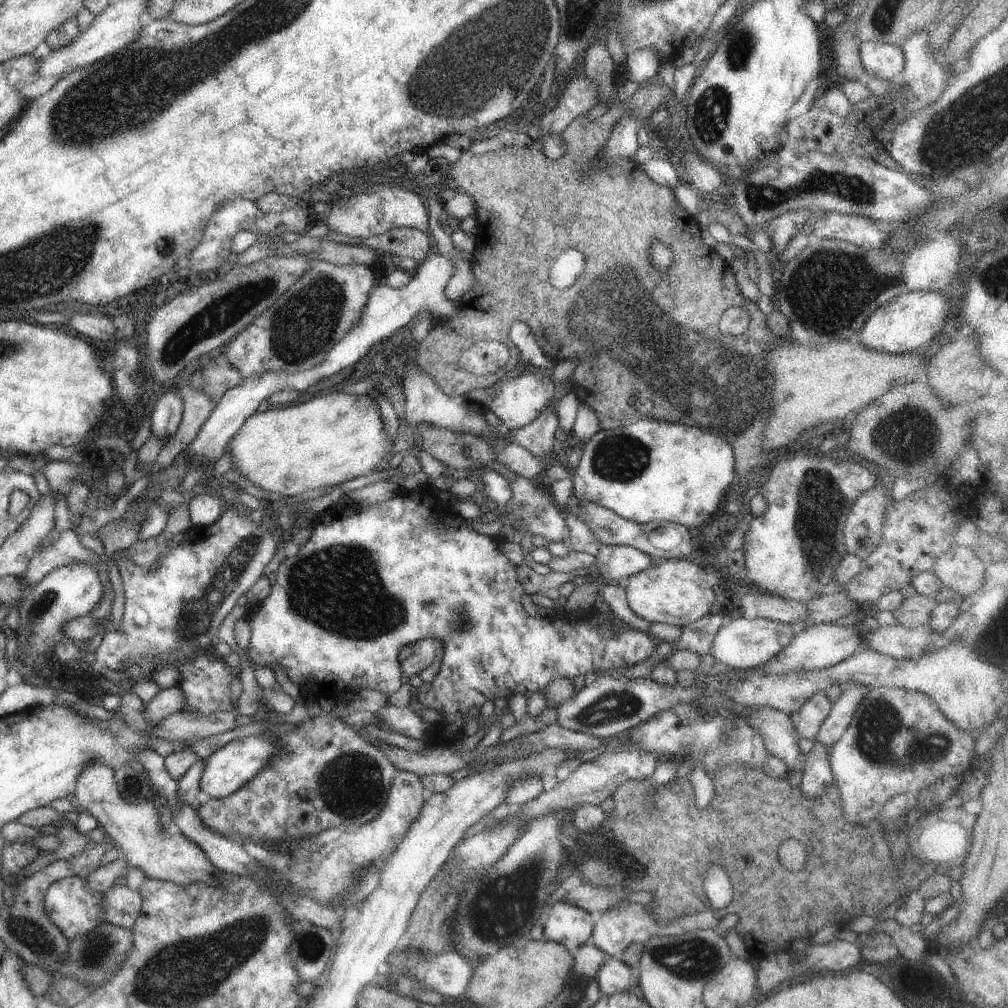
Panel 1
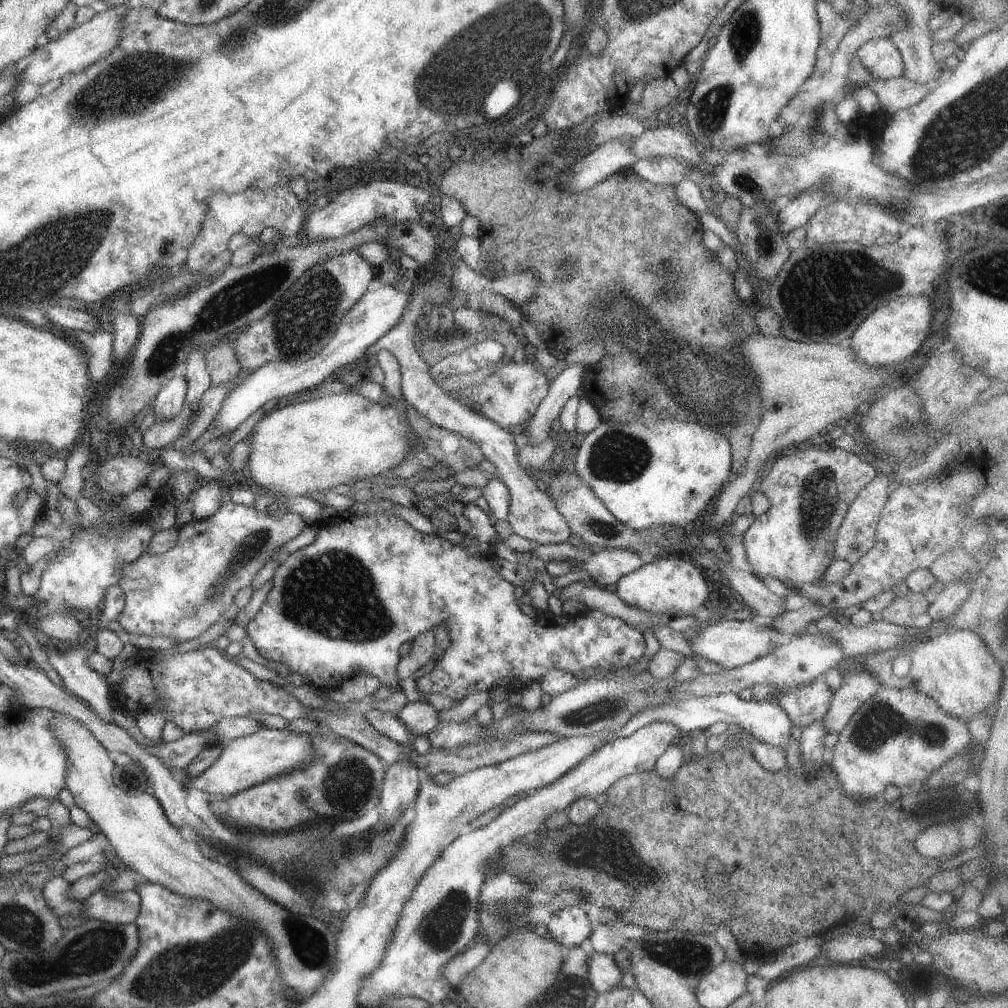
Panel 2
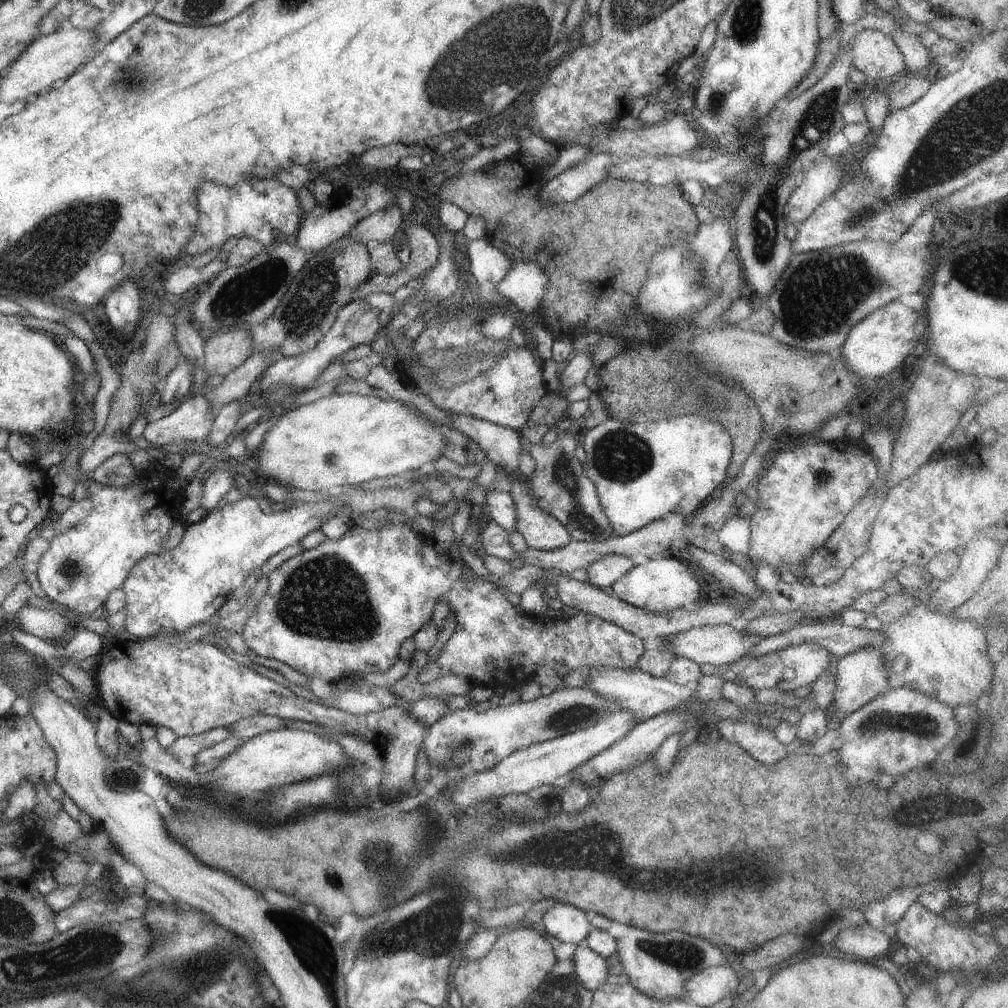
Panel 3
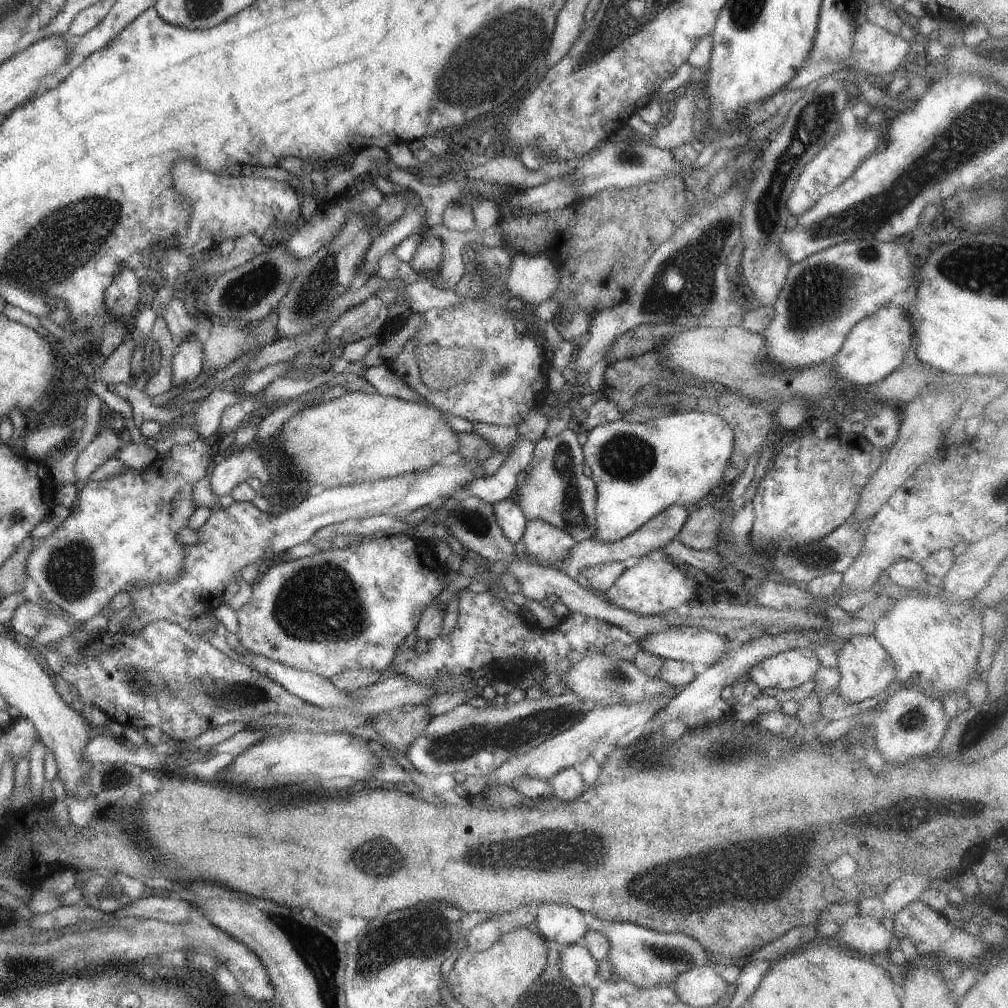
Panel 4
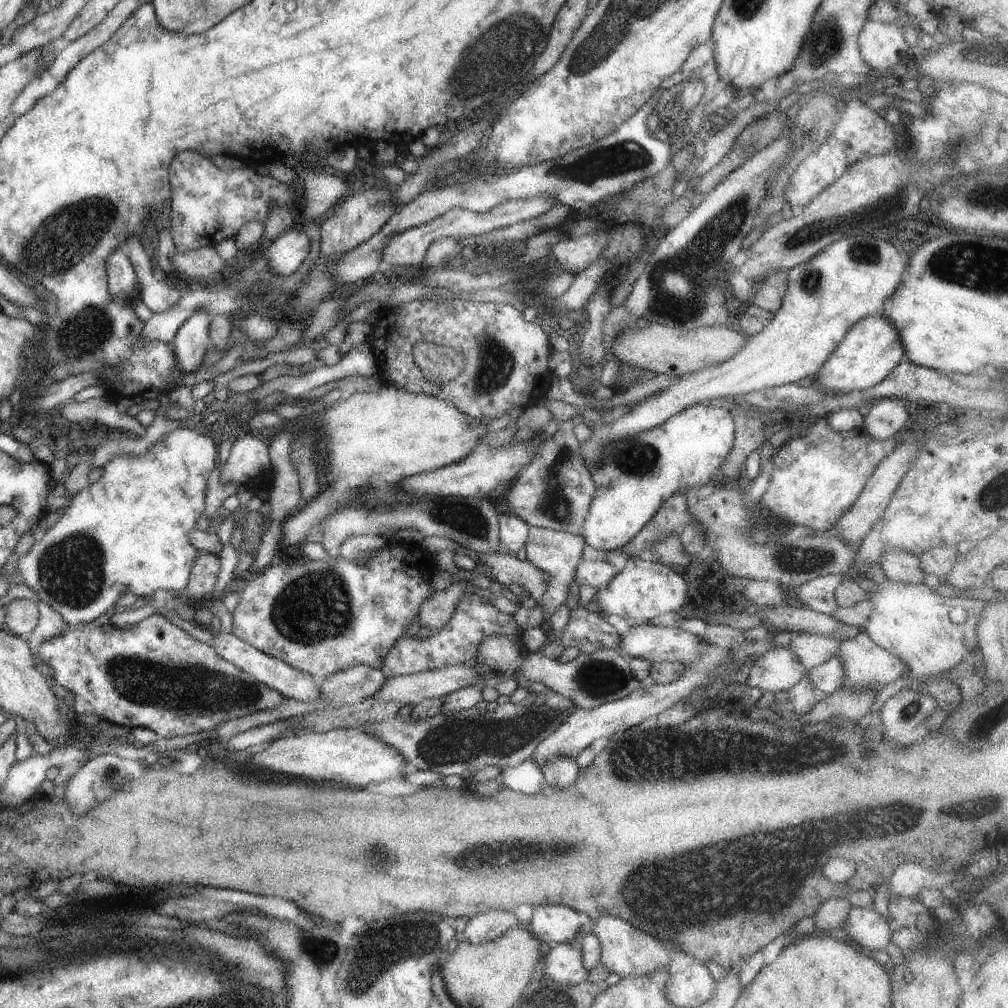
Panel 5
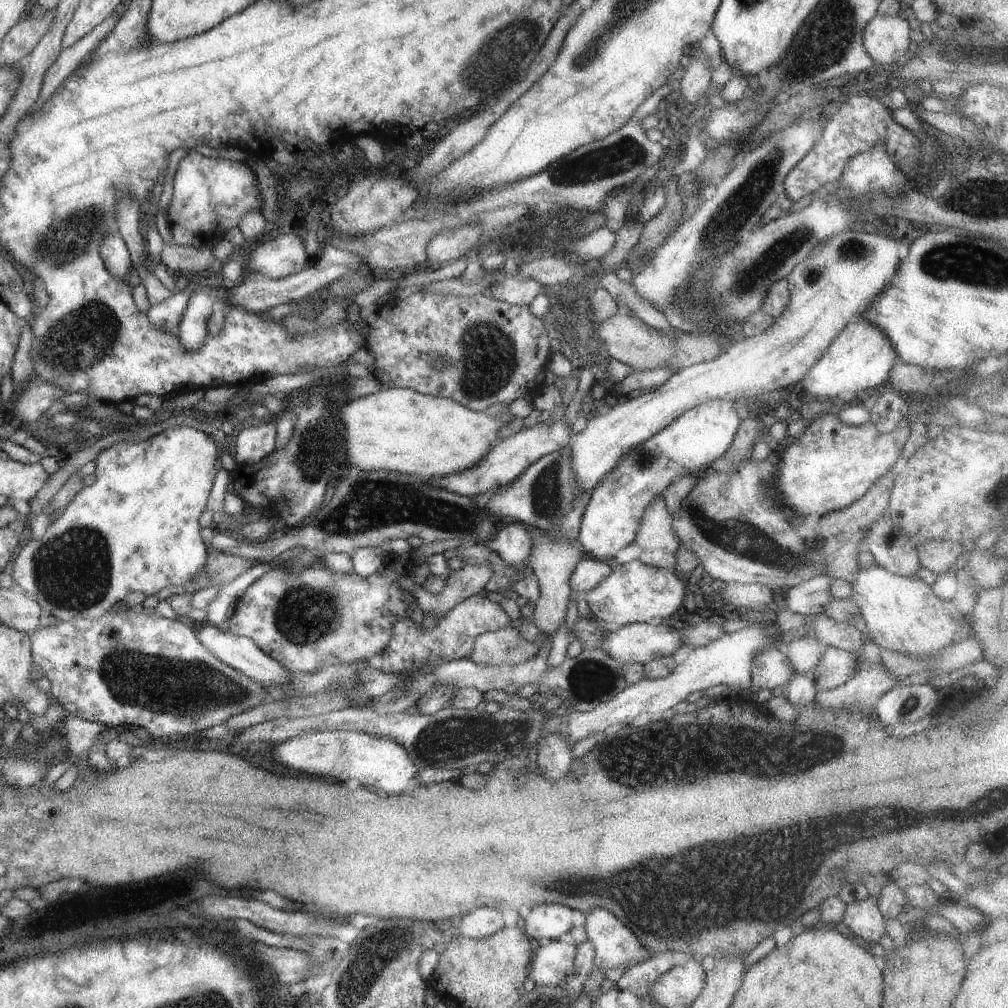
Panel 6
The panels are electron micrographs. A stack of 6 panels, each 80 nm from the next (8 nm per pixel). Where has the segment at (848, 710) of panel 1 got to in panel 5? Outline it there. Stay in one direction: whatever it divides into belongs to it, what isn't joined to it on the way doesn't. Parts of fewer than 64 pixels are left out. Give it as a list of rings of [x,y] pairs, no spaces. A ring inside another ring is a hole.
[[[858,632],[841,642],[838,657],[842,661],[843,680],[841,688],[848,691],[874,689],[879,691],[883,686],[903,676],[903,663],[888,650],[877,646],[864,632]]]

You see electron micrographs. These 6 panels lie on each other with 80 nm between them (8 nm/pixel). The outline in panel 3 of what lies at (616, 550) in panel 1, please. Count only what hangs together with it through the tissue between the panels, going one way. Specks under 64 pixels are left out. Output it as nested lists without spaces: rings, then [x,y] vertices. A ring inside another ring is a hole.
[[[603,556],[586,566],[588,582],[599,590],[608,591],[623,574],[631,570],[633,564],[625,556]]]

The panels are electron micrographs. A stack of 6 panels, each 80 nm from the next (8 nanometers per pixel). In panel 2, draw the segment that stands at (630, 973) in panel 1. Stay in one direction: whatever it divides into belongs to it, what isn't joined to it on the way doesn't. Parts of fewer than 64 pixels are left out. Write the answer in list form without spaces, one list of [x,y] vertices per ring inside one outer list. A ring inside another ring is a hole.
[[[595,952],[589,954],[587,966],[585,966],[585,976],[587,984],[596,994],[611,991],[611,988],[618,986],[622,974],[621,970],[615,966],[613,956]]]

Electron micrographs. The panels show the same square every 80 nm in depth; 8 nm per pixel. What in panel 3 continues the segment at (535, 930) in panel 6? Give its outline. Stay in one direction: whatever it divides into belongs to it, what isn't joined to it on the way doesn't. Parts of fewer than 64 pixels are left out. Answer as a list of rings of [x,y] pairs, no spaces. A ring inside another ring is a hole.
[[[555,903],[547,909],[536,927],[542,933],[551,934],[559,942],[571,942],[576,945],[592,930],[588,913],[563,903]]]

